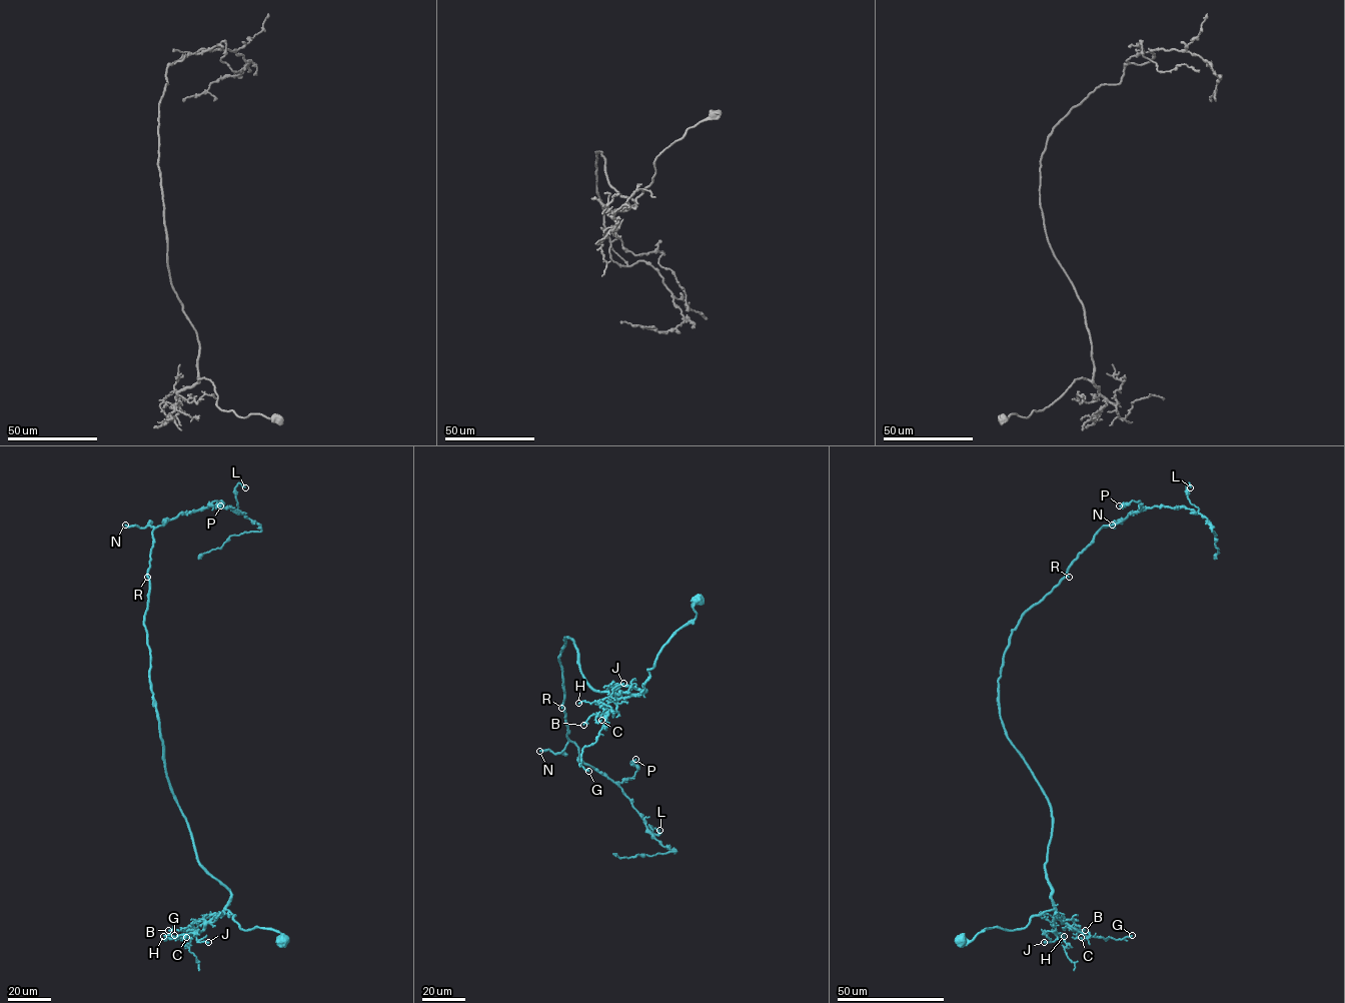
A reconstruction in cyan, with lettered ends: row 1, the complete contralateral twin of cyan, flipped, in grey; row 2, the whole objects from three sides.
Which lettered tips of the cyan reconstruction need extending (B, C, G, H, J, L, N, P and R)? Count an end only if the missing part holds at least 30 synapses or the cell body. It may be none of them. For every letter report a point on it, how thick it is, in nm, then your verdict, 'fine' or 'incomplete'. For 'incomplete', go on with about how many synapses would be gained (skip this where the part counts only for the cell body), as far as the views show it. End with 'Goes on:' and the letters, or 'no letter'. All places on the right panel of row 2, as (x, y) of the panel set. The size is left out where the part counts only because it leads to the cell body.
B: (1085, 930) | 150 nm | fine
C: (1081, 937) | 240 nm | fine
G: (1132, 935) | 160 nm | fine
H: (1064, 936) | 150 nm | fine
J: (1044, 942) | 240 nm | fine
L: (1190, 487) | 150 nm | fine
N: (1112, 525) | 260 nm | incomplete | 190 syn
P: (1119, 506) | 240 nm | fine
R: (1069, 577) | 130 nm | fine
Goes on: N

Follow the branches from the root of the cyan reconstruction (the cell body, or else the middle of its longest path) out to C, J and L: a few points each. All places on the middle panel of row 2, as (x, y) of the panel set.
C: (699, 599), (697, 617), (662, 648), (643, 689), (610, 702), (607, 716), (595, 717), (596, 723), (601, 720)
J: (699, 599), (697, 617), (662, 648), (643, 689), (637, 695), (621, 691), (610, 697), (623, 683)
L: (699, 599), (641, 693), (594, 690), (569, 638), (559, 657), (567, 738), (652, 838), (649, 826), (659, 830)

